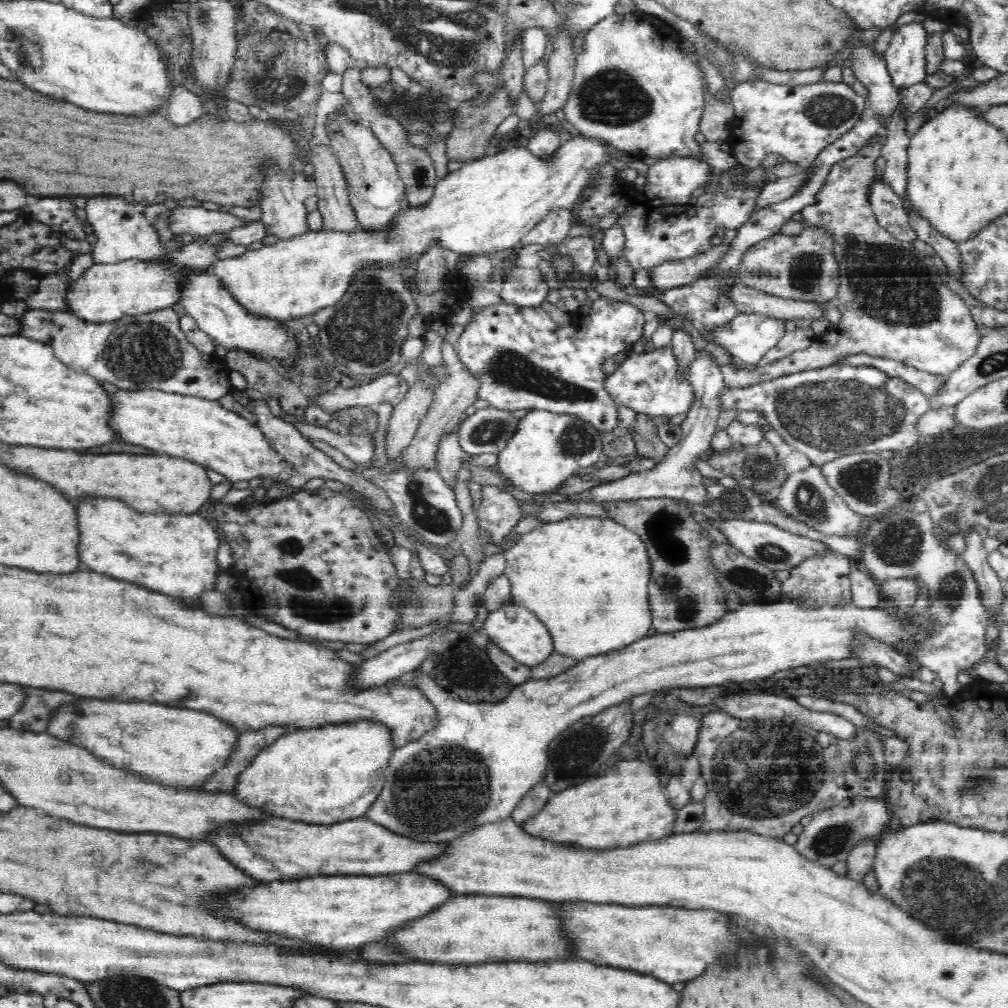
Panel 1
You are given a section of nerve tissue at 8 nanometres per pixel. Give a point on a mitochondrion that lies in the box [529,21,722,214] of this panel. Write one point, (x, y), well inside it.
(612, 97)

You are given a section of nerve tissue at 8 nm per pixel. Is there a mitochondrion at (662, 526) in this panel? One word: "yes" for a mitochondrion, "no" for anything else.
yes

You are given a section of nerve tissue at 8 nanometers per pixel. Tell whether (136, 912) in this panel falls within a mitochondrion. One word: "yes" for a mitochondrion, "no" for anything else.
no

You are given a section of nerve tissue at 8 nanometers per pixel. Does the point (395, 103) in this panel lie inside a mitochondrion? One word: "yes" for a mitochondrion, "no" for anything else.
yes

